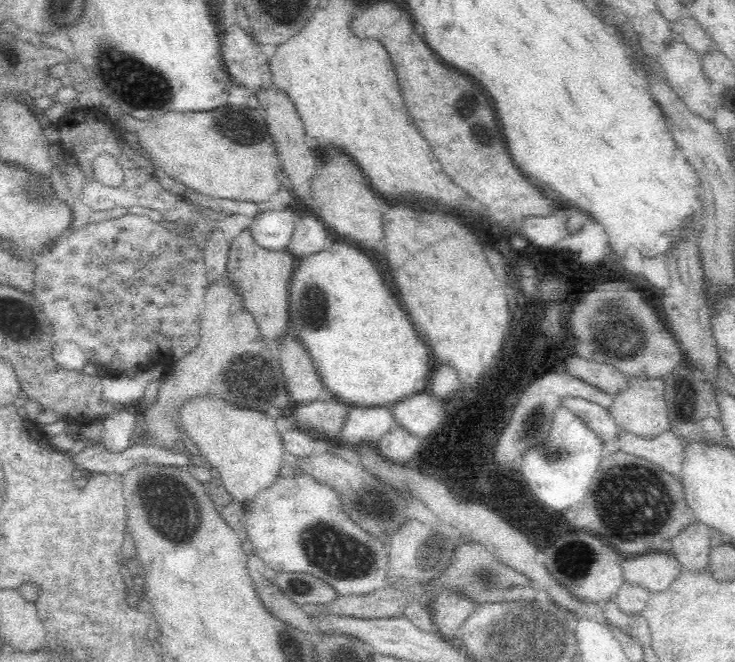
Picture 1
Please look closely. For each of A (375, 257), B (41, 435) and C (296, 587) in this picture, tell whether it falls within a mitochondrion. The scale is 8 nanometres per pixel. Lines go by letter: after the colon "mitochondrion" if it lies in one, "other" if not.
A: other
B: other
C: other

